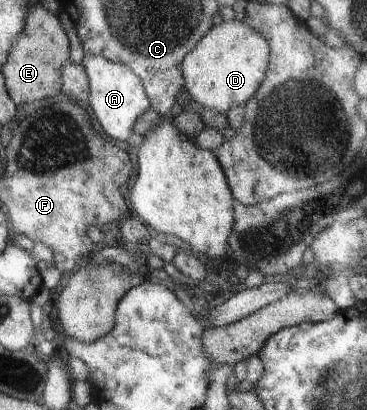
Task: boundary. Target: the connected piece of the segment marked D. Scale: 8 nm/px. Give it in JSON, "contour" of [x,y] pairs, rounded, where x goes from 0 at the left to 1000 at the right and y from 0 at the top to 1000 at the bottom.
{"contour":[[[640,44],[583,61],[540,102],[526,124],[518,124],[496,149],[501,217],[515,224],[523,244],[572,268],[591,268],[613,280],[629,263],[662,259],[700,222],[728,178],[736,141],[736,110],[722,88],[698,71],[678,66],[668,54]]]}

